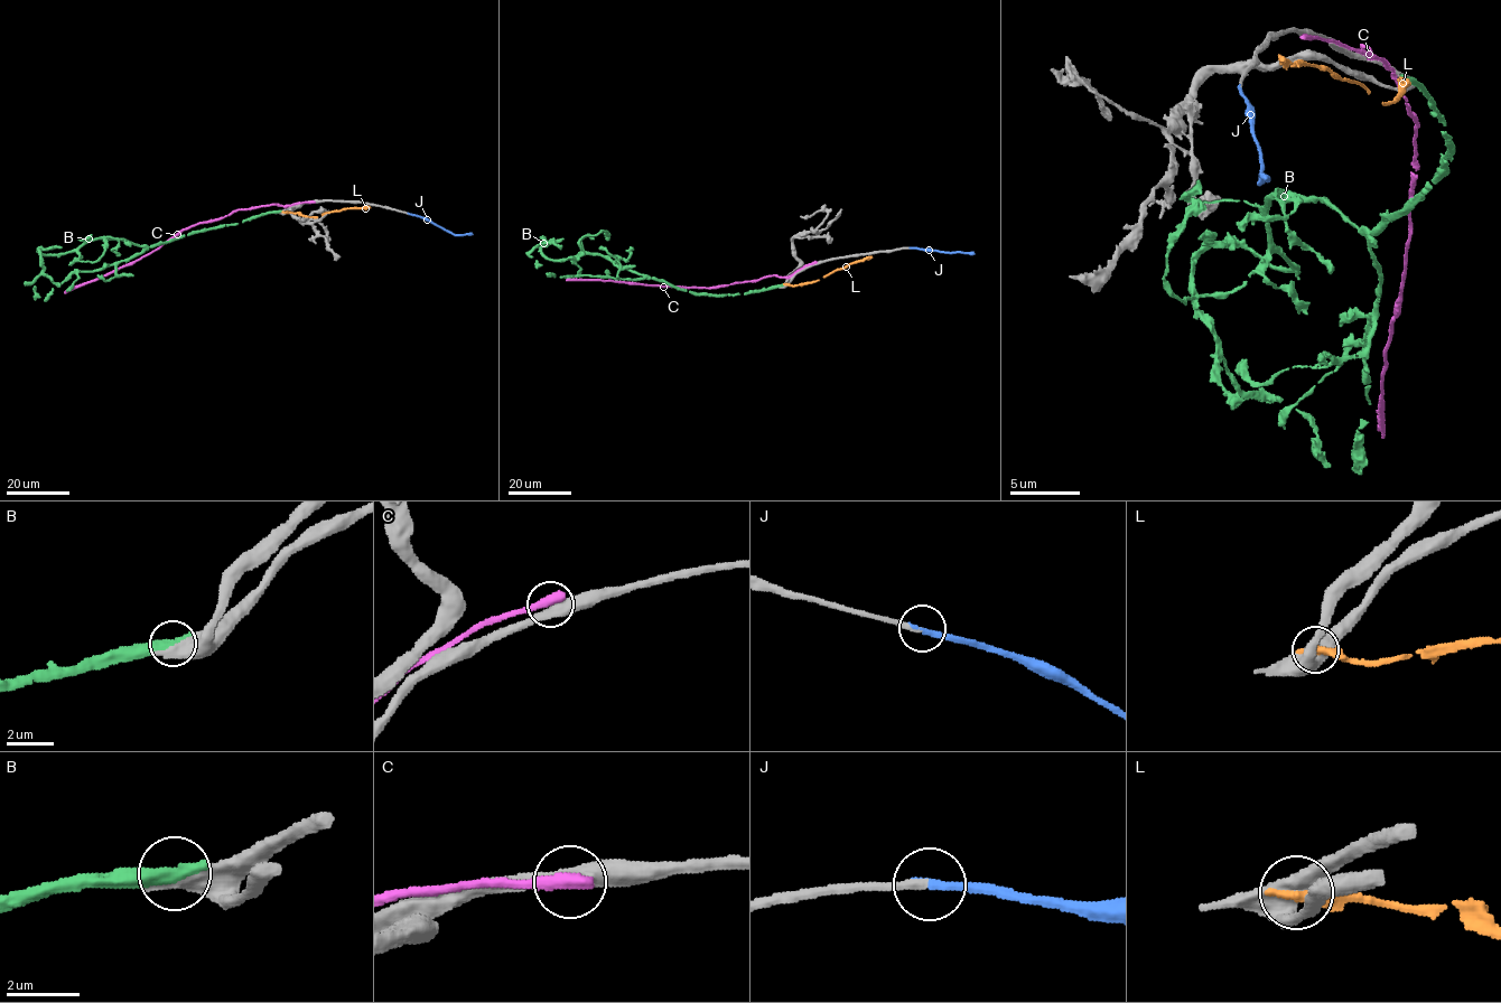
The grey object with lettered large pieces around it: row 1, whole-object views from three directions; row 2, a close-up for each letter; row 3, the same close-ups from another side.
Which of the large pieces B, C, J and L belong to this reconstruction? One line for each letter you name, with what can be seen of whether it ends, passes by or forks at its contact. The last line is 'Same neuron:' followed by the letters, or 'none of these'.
J: It ends there
Same neuron: J

